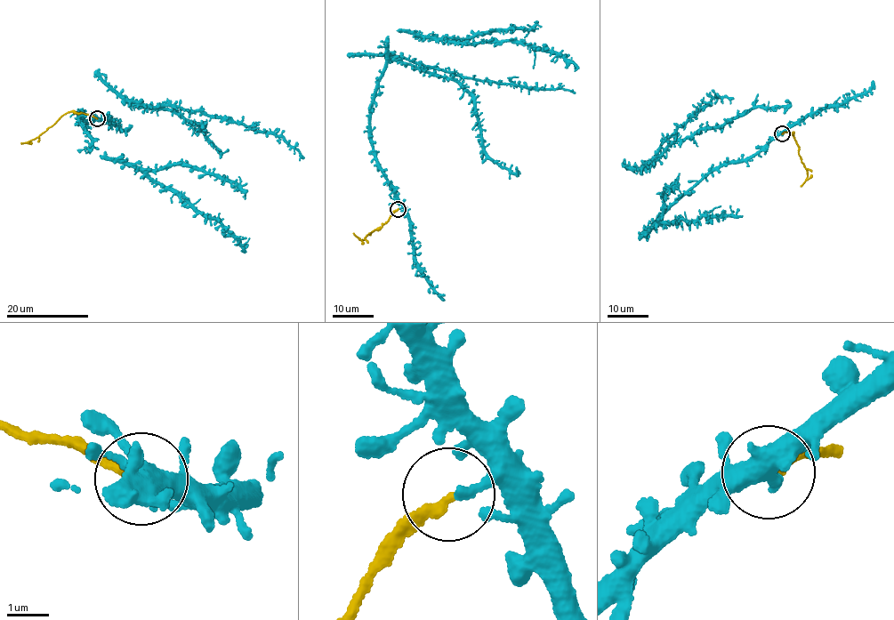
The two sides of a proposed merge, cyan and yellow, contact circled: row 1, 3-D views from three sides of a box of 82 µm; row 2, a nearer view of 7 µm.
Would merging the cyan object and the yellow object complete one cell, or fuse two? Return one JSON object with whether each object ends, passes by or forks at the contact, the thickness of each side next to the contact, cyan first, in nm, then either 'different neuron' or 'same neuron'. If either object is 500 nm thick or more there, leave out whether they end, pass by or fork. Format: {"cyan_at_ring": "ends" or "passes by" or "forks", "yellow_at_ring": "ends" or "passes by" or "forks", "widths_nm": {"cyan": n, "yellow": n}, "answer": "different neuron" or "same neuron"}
{"cyan_at_ring": "ends", "yellow_at_ring": "ends", "widths_nm": {"cyan": 240, "yellow": 260}, "answer": "different neuron"}

